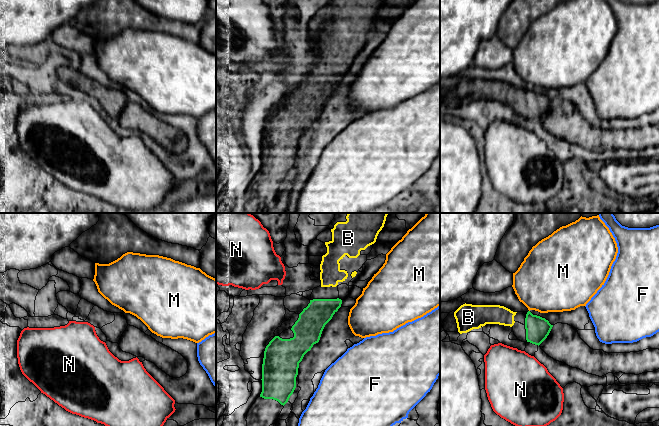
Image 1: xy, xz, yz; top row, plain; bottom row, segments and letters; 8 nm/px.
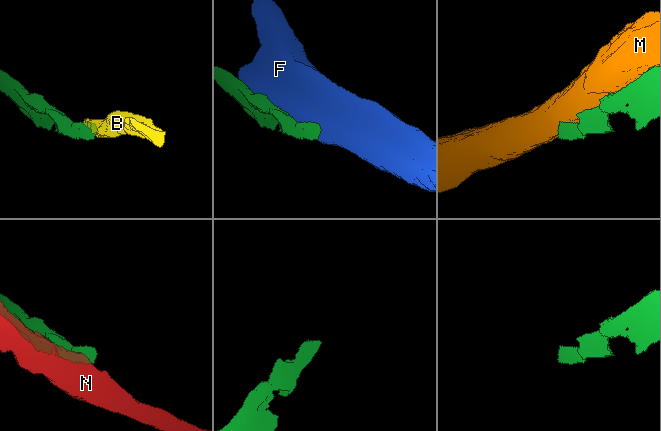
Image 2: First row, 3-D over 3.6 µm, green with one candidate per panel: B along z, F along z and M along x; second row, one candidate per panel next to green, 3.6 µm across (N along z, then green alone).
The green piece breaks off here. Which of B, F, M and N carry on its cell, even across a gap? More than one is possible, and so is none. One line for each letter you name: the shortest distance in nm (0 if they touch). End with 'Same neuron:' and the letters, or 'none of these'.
B: 80 nm apart
Same neuron: B

